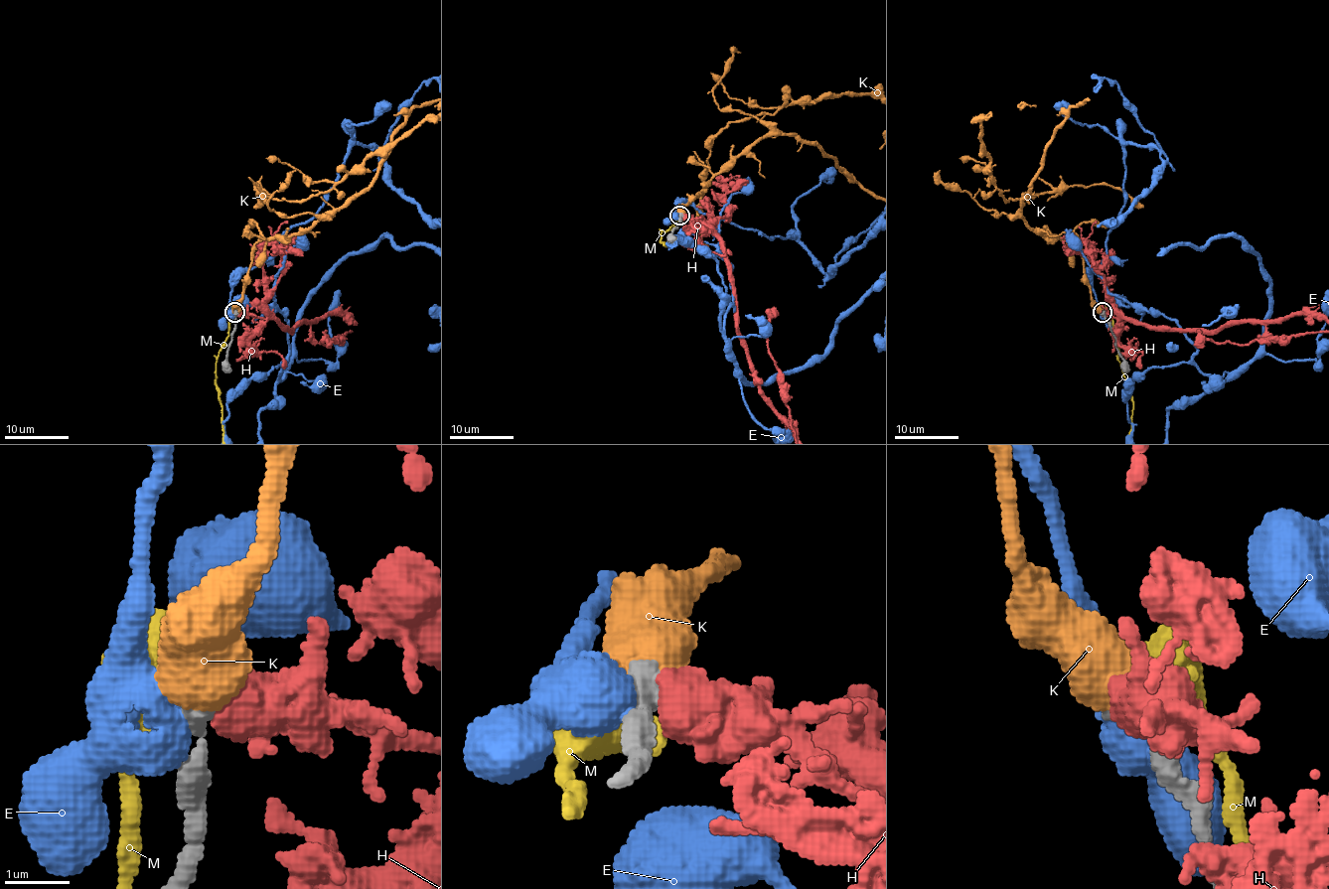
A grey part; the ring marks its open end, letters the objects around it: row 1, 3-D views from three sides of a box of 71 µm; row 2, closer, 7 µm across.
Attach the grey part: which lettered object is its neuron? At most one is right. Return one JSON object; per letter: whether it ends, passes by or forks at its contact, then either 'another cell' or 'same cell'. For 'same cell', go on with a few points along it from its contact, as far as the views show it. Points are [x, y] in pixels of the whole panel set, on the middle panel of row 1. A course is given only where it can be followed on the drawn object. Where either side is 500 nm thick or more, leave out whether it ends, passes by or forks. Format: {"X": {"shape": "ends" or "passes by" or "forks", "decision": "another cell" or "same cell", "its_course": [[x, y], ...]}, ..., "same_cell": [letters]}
{"E": {"decision": "another cell"}, "H": {"decision": "another cell"}, "K": {"decision": "same cell"}, "M": {"decision": "another cell"}, "same_cell": ["K"]}

